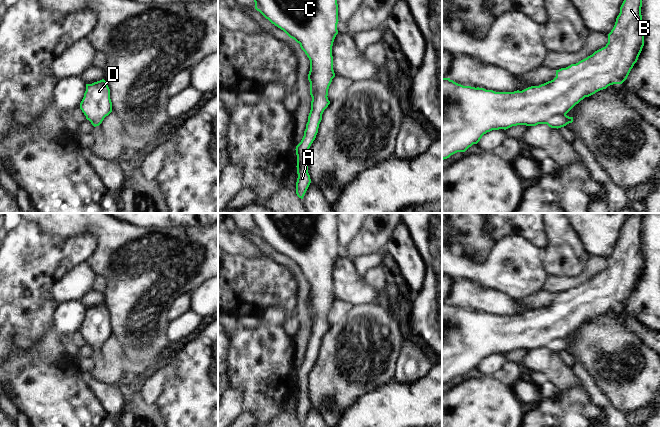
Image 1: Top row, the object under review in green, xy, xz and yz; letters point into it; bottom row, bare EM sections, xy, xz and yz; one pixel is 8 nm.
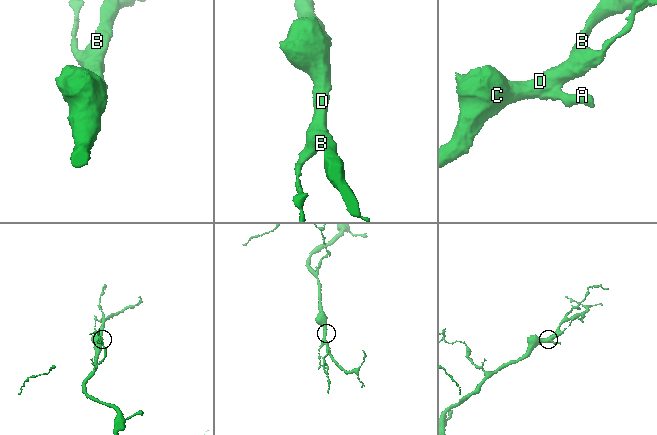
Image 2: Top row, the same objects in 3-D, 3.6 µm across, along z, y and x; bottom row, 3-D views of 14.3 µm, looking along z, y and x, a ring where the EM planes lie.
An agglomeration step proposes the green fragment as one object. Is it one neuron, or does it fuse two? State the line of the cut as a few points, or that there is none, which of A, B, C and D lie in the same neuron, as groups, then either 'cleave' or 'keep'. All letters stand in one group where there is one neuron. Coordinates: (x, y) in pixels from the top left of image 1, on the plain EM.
no cut | A B C D | keep

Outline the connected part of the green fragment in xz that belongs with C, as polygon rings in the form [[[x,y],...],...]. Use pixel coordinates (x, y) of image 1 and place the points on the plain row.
[[[251,213],[255,233],[272,248],[283,254],[300,268],[310,284],[308,304],[312,321],[311,334],[301,366],[296,370],[297,406],[296,418],[303,423],[310,407],[308,397],[308,374],[316,362],[324,334],[330,328],[328,313],[335,301],[333,294],[332,270],[338,258],[338,213]]]

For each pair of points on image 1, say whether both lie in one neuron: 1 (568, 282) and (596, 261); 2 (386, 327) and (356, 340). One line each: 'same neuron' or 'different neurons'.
1: same neuron
2: same neuron

